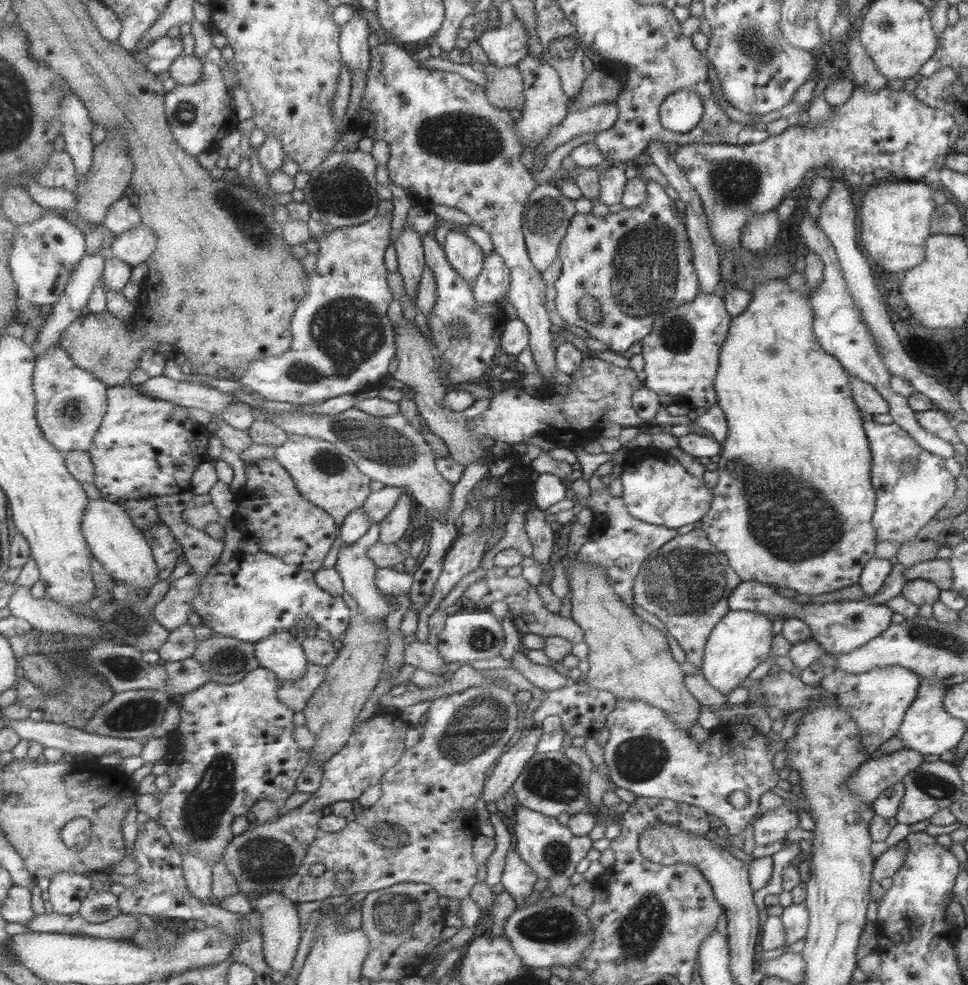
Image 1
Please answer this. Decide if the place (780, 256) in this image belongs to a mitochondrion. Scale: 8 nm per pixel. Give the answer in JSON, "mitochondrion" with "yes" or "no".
{"mitochondrion":"no"}

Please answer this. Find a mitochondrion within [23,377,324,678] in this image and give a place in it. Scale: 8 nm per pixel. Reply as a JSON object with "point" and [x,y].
{"point":[130,623]}

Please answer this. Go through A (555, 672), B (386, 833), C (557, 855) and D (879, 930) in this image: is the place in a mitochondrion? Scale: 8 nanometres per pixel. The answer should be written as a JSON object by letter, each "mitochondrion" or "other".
{"A":"other","B":"mitochondrion","C":"mitochondrion","D":"other"}

